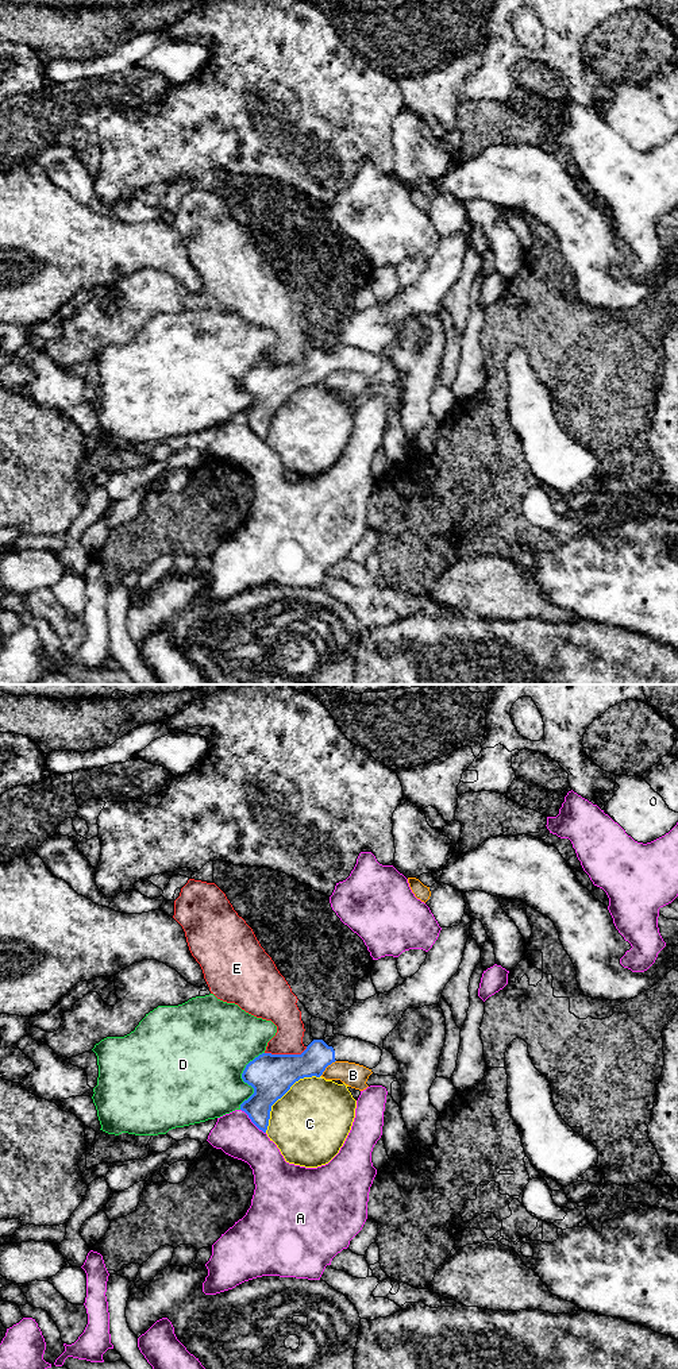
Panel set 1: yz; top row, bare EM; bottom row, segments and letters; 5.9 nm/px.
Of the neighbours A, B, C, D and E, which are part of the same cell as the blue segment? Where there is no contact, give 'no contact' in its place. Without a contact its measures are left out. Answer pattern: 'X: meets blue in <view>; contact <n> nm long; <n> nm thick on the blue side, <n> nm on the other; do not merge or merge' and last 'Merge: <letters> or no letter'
A: meets blue in yz; contact 220 nm long; 200 nm thick on the blue side, 240 nm on the other; do not merge
B: meets blue in yz; contact 130 nm long; 190 nm thick on the blue side, 140 nm on the other; do not merge
C: meets blue in yz; contact 480 nm long; 260 nm thick on the blue side, 460 nm on the other; do not merge
D: meets blue in yz; contact 380 nm long; 260 nm thick on the blue side, 500 nm on the other; do not merge
E: meets blue in yz; contact 260 nm long; 260 nm thick on the blue side, 180 nm on the other; do not merge
Merge: no letter

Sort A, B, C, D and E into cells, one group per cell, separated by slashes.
A / B / C / D / E

